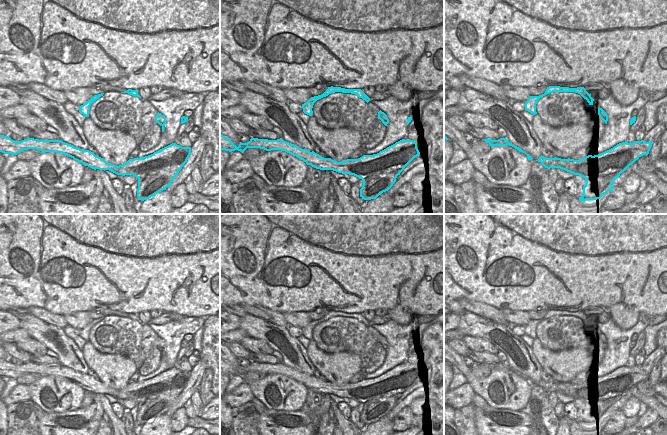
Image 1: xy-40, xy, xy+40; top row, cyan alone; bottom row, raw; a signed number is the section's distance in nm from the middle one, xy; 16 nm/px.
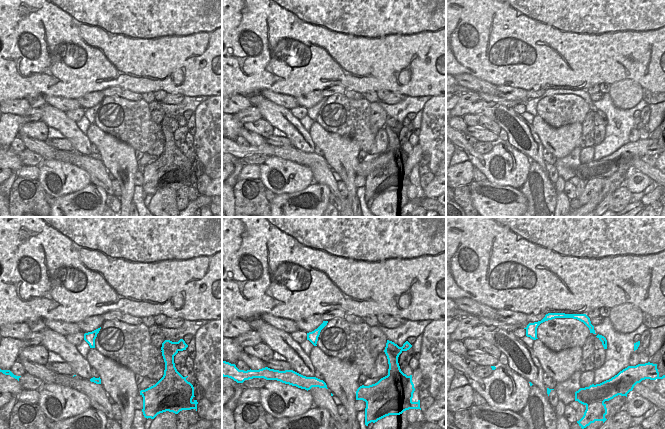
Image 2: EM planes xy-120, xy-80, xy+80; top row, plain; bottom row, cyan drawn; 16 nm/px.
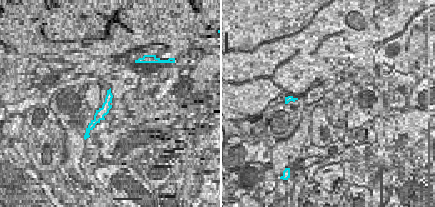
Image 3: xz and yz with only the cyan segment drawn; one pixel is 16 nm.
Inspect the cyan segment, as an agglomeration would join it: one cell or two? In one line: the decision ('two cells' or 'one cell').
two cells

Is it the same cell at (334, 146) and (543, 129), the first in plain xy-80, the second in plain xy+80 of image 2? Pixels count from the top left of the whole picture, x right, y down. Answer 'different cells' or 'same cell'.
same cell

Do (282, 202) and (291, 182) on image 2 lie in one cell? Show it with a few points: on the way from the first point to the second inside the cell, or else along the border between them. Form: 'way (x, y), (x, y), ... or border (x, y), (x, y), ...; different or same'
border (308, 186), (298, 191), (275, 195); different

